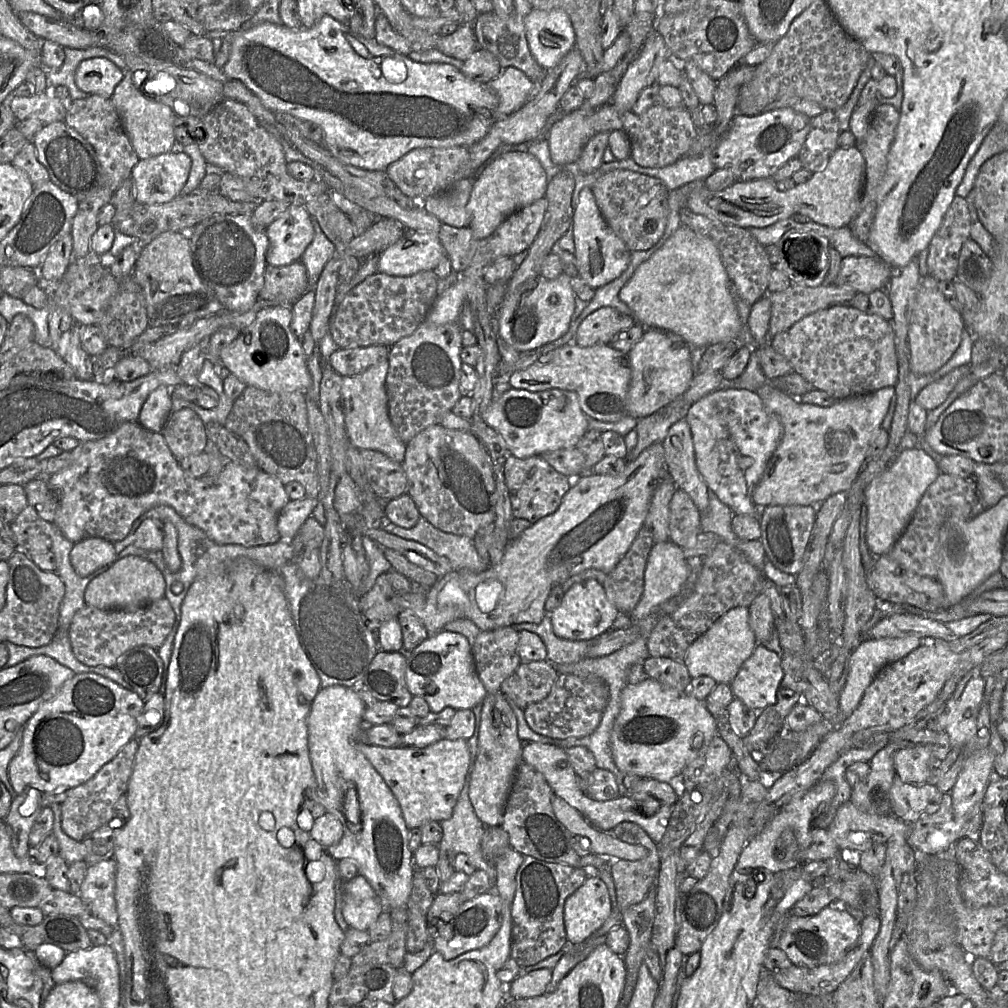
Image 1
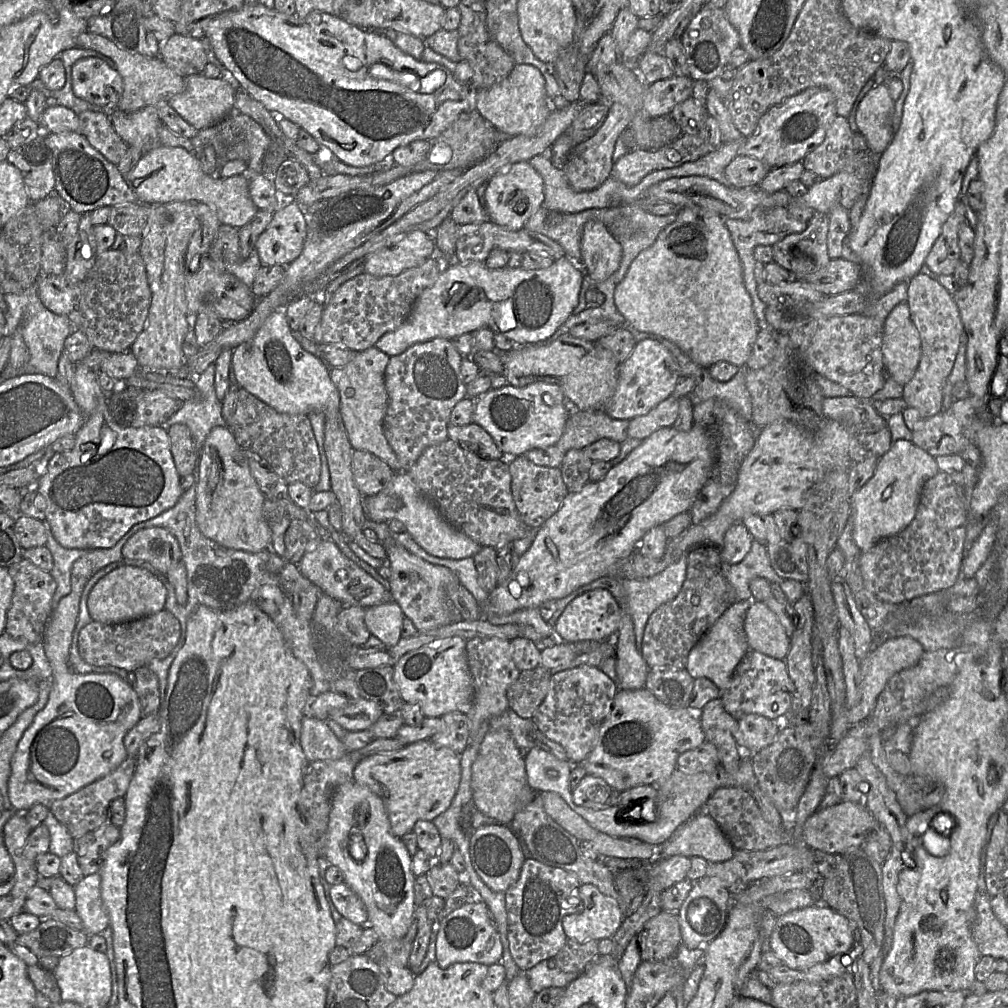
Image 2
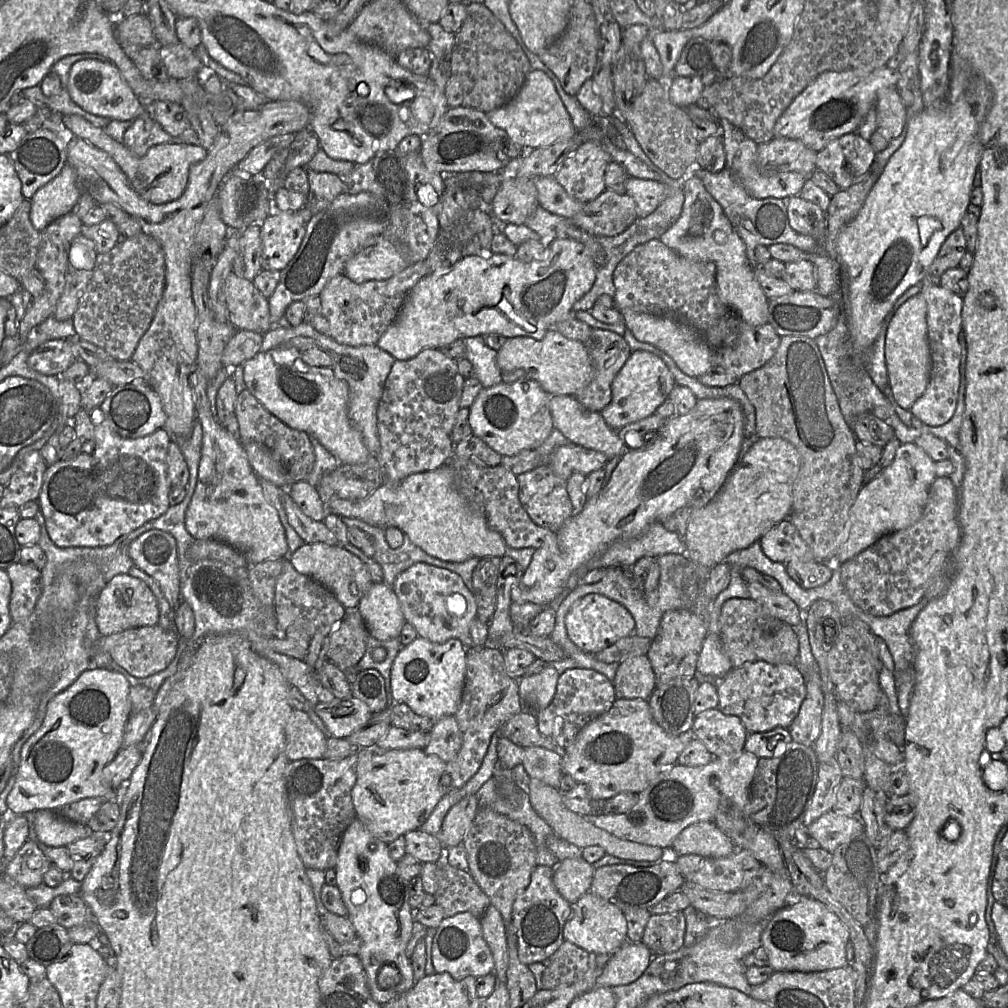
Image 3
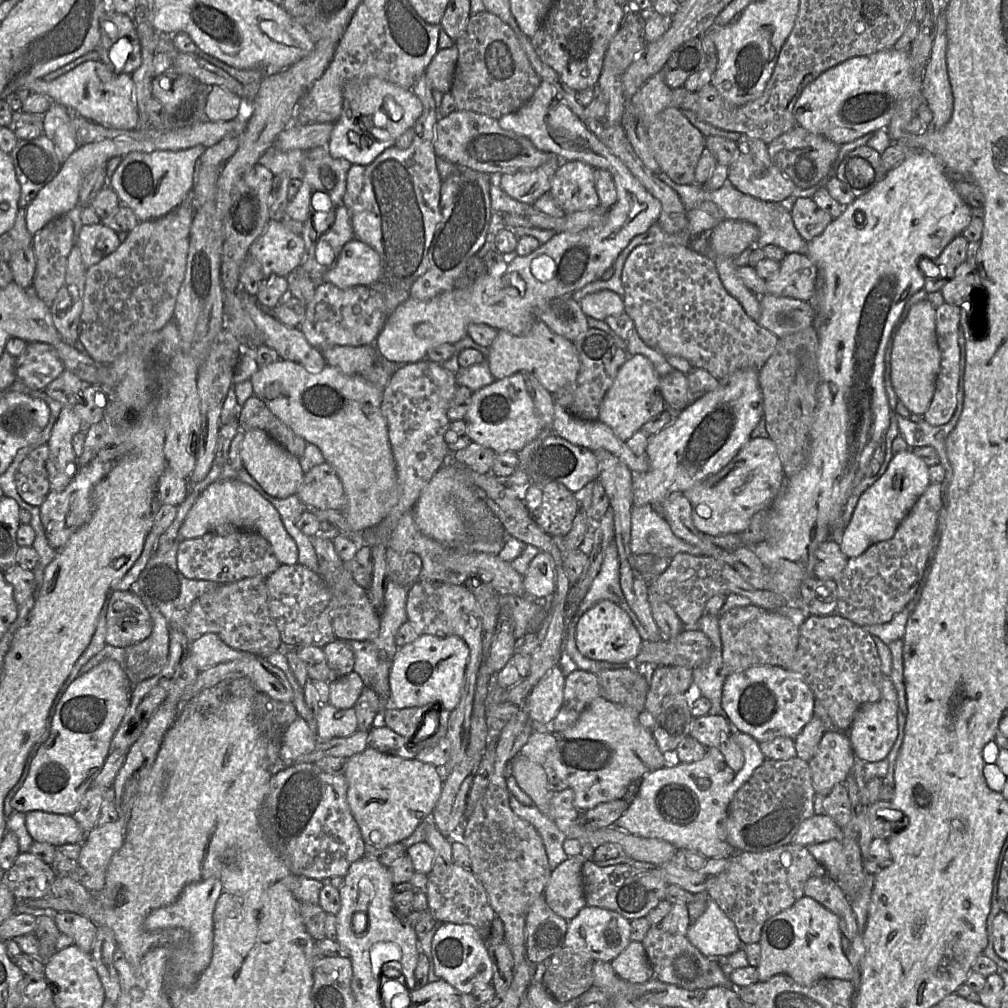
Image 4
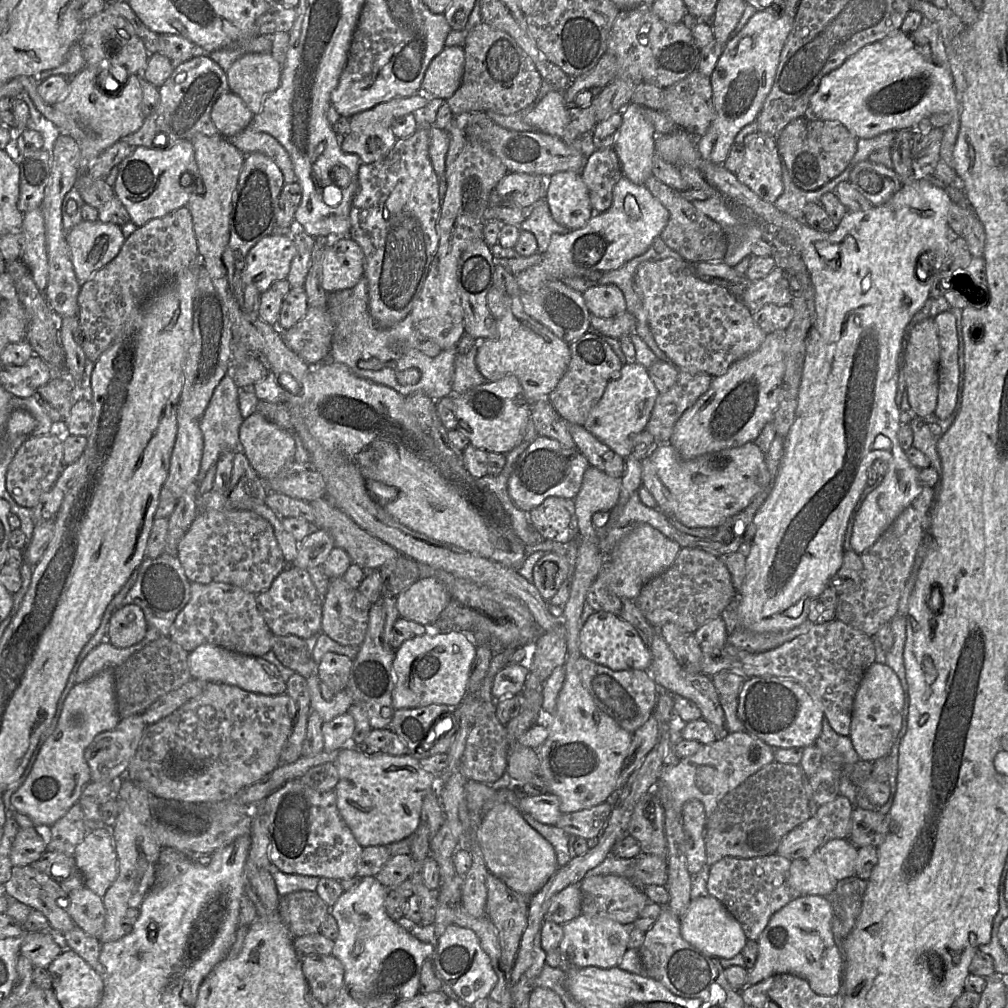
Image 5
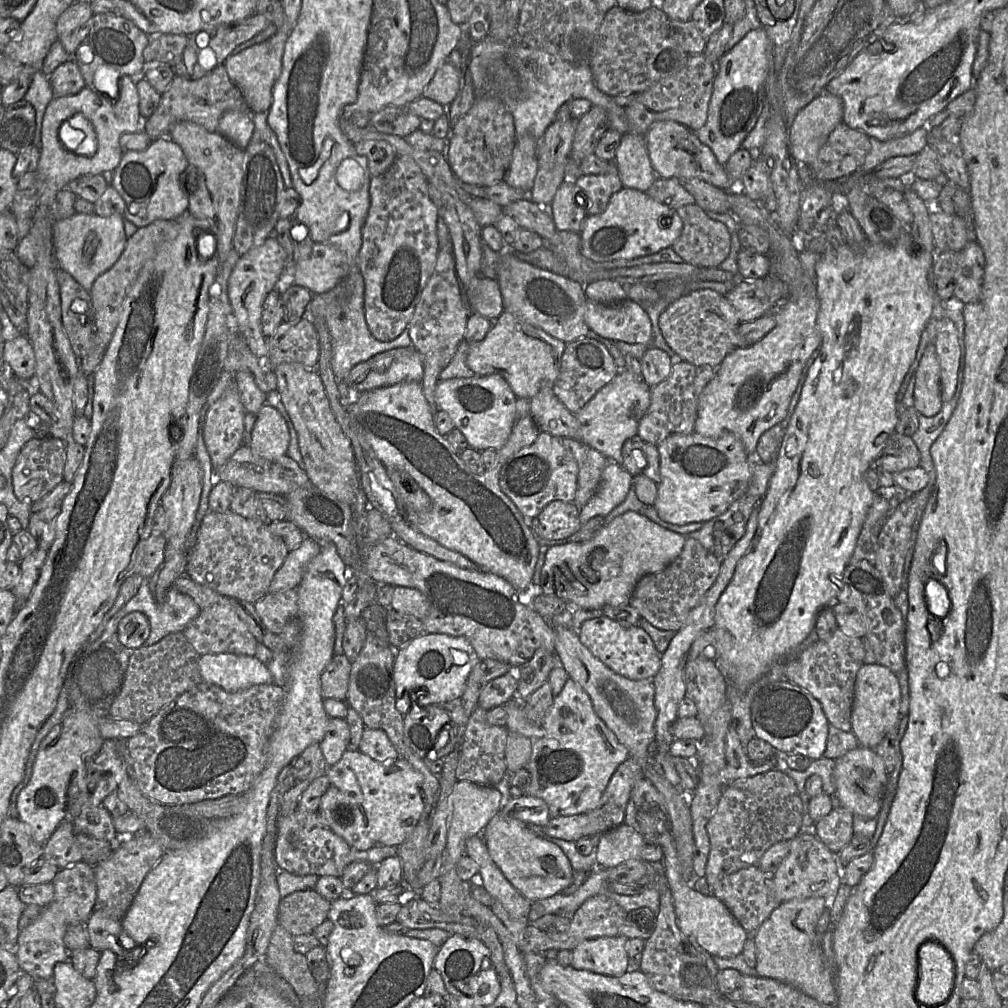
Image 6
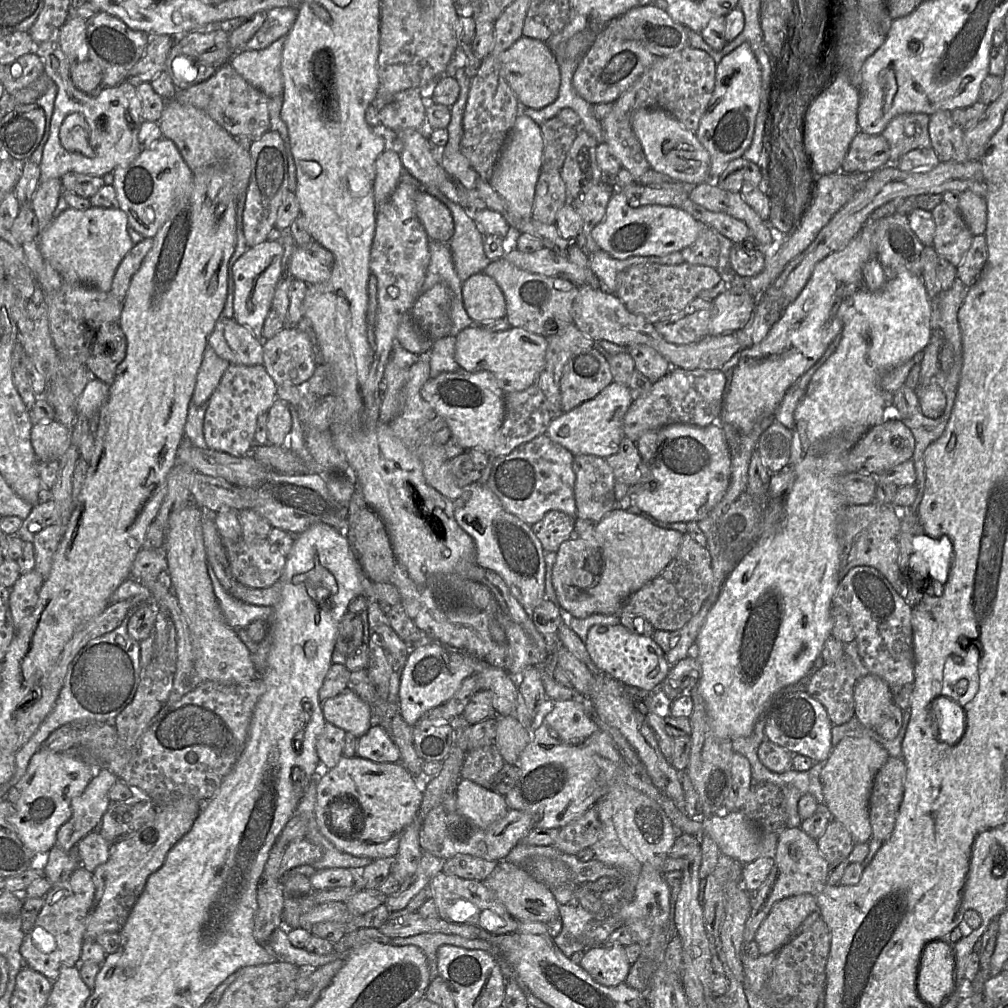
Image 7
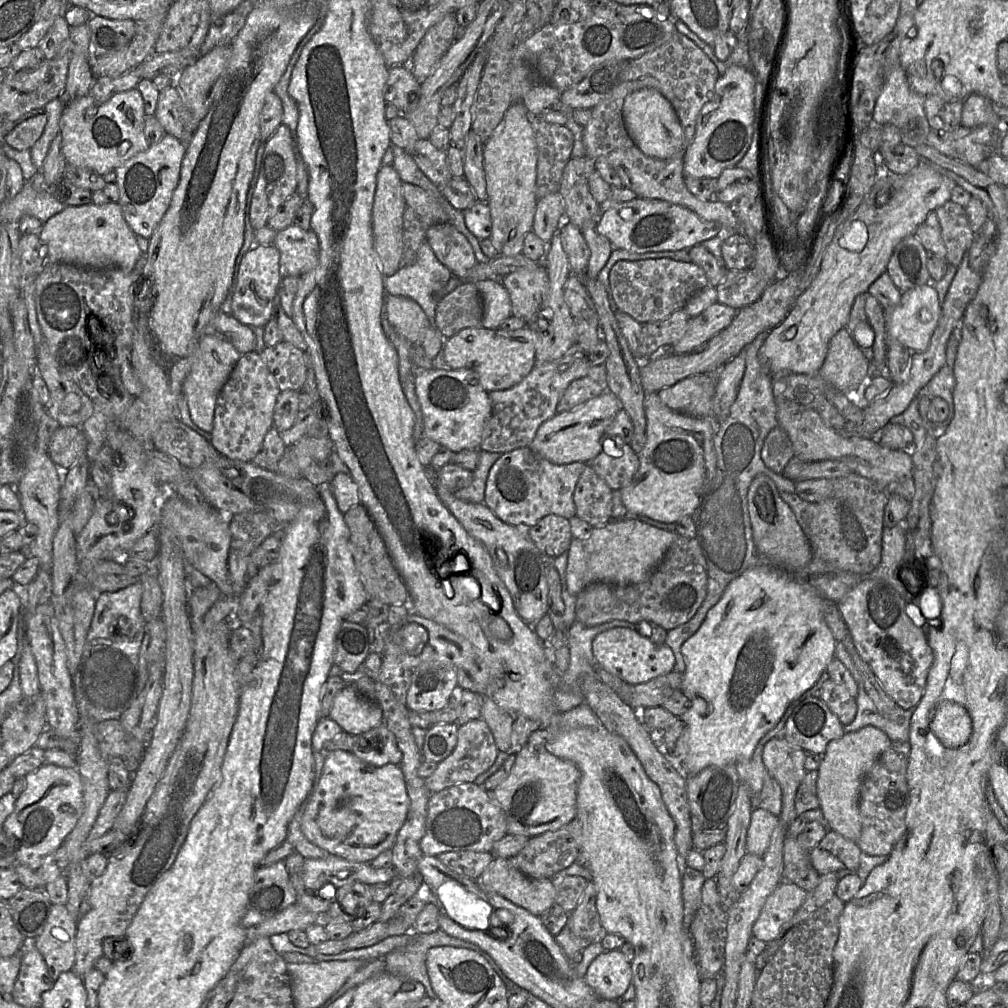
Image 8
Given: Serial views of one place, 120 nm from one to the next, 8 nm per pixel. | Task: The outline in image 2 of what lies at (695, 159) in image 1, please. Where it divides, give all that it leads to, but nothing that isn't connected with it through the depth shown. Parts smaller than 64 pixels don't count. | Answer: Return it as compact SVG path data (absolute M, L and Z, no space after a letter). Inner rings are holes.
M743 140L723 143L718 149L696 161L687 162L674 168L650 172L635 187L643 189L643 194L645 194L651 186L657 183L684 177L707 177L727 186L724 175L725 168L738 156L738 150L742 143Z

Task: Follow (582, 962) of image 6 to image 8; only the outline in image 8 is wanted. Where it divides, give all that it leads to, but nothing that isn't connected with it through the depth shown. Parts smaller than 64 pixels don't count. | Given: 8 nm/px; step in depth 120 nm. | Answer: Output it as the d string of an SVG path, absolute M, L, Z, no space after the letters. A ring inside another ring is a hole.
M606 950L589 965L585 981L599 997L621 1001L633 982L631 963L621 950Z

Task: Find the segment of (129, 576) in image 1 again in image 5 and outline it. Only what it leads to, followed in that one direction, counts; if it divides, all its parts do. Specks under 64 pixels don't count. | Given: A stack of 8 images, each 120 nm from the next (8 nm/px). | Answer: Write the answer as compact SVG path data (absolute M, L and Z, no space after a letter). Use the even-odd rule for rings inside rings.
M136 604L116 608L108 622L109 641L118 648L127 648L140 642L146 635L147 622Z

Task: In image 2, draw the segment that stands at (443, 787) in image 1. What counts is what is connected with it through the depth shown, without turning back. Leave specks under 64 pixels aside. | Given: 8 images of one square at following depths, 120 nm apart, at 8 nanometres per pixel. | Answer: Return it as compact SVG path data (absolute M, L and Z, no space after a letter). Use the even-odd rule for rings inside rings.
M313 716L303 718L300 743L308 761L336 760L348 753L326 721ZM431 740L417 741L399 750L366 757L355 767L354 780L382 798L391 831L400 838L412 832L417 821L433 821L449 808L461 781L461 758Z

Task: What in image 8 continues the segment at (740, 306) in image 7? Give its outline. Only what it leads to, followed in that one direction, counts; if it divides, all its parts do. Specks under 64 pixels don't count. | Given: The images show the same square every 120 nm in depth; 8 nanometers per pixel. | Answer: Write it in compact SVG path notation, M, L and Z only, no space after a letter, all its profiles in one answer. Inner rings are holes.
M715 302L701 314L690 318L682 338L670 348L672 354L683 354L705 346L715 335L727 328L738 310Z

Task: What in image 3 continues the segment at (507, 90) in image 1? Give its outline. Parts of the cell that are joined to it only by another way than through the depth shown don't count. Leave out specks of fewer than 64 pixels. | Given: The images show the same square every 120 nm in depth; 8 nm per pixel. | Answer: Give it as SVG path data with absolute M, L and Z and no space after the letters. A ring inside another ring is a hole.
M532 69L518 94L507 104L486 113L487 118L497 128L503 129L511 140L525 150L546 147L560 139L571 137L577 131L552 80L543 71Z

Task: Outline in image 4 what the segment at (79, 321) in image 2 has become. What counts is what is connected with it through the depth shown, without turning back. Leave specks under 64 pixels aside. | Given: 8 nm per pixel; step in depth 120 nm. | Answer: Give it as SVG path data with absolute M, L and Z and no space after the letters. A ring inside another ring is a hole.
M185 202L163 217L140 222L114 252L87 269L78 337L93 360L111 363L137 338L160 331L173 320L176 298L185 276L195 212L192 204Z

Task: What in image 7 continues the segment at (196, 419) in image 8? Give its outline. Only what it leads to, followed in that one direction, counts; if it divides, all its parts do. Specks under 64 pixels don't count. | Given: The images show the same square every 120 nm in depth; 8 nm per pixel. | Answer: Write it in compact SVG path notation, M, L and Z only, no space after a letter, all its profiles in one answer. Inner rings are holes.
M210 345L206 348L192 396L194 404L203 406L208 403L229 366L230 363L220 358Z

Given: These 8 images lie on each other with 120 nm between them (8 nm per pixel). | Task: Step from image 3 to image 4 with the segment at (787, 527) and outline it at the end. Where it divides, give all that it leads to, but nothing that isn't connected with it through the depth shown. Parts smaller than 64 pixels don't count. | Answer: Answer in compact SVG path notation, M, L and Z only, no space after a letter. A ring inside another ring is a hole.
M833 540L820 544L815 552L815 558L813 575L819 579L832 579L836 582L848 562L840 546Z

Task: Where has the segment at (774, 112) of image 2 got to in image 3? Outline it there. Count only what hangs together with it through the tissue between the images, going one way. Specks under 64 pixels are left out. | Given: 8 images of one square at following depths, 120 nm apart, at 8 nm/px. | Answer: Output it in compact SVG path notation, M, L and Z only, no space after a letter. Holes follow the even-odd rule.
M882 66L873 71L826 71L811 82L788 106L774 127L775 137L801 141L819 152L844 134L856 132L870 109L877 93L886 87L895 87L900 79L898 69Z

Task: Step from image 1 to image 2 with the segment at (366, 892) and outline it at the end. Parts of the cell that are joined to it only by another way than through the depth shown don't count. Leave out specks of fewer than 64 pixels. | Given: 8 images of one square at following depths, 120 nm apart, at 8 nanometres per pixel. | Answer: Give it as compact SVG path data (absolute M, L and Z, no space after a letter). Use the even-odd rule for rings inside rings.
M347 884L331 886L330 897L343 917L361 926L368 925L368 913L363 901Z

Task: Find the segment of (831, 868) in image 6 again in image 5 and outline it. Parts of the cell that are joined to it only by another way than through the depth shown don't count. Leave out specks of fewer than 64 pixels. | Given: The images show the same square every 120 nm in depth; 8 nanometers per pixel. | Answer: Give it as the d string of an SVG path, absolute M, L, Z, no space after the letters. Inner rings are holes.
M816 852L791 860L788 882L800 896L831 896L837 885L837 880L830 875L825 862Z

